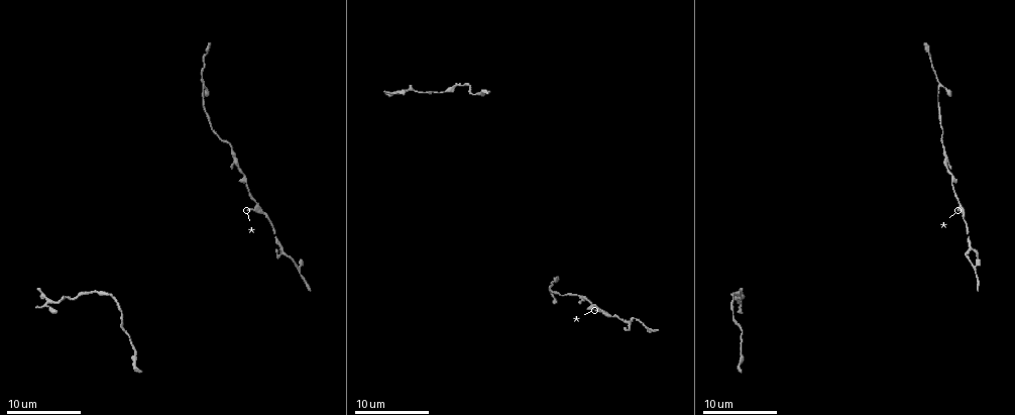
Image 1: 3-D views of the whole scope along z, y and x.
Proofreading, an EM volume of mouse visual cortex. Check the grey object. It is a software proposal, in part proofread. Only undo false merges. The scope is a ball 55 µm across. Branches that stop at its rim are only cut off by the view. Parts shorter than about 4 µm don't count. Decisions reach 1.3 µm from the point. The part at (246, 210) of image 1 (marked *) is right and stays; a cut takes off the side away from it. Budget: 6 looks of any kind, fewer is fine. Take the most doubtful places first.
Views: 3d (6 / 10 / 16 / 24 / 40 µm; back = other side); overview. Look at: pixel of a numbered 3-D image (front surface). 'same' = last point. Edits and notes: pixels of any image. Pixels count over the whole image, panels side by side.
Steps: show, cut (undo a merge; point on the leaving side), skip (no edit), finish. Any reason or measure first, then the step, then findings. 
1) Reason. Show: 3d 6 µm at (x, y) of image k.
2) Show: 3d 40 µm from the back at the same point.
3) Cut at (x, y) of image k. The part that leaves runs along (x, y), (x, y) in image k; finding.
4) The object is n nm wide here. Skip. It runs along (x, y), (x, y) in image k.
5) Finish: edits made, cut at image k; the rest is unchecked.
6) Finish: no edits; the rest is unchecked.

Side arm on a straight run. Show: 3d 10 µm at (959, 204) of image 1.

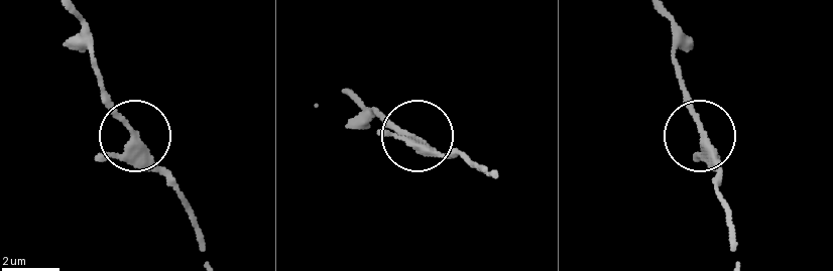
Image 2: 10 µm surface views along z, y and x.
Other side. Show: 3d 10 µm from the back at (137, 140) of image 2.

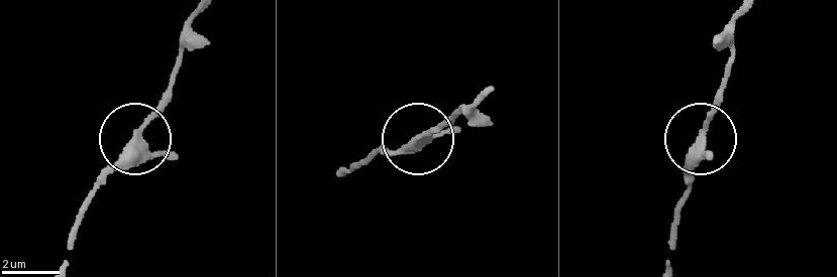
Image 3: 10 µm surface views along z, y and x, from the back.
The object is 280 nm wide here. Skip. One neuron here.

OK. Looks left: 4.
Show: 3d 10 µm at (102, 293) of image 1.

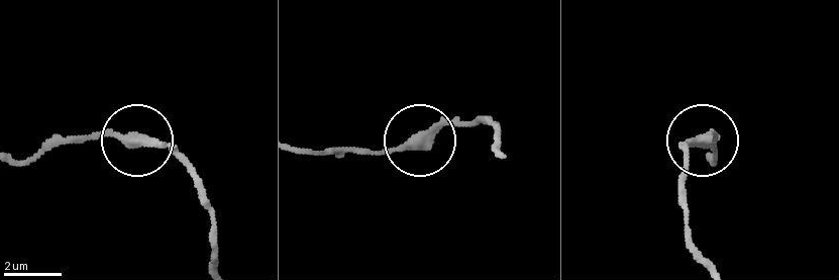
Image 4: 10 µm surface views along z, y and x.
From behind. Show: 3d 10 µm from the back at (132, 144) of image 4.

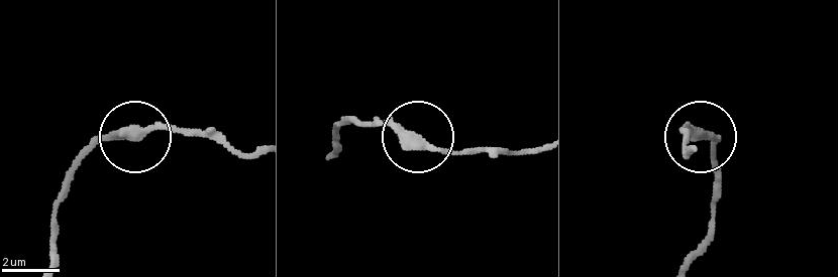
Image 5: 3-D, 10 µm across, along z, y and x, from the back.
The object is 360 nm wide here. Skip. Continuous, no second neuron.

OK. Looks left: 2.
Calibre changes. Show: 3d 16 µm at (946, 166) of image 1.

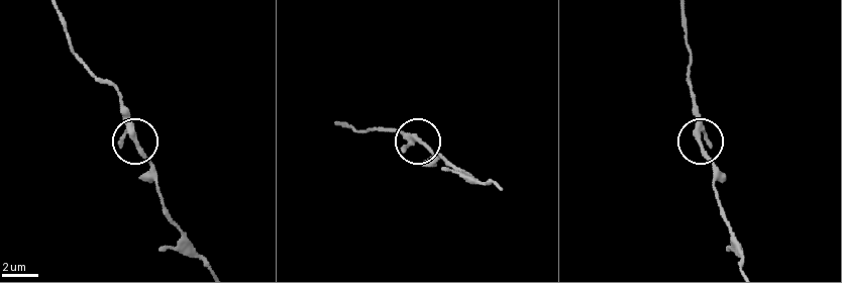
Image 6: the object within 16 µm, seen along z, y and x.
Skip. It runs along (728, 250), (732, 231), (701, 140), (696, 97) in image 6; continuous, no second neuron.

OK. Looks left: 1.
Finish: no edits; the rest is unchecked.

